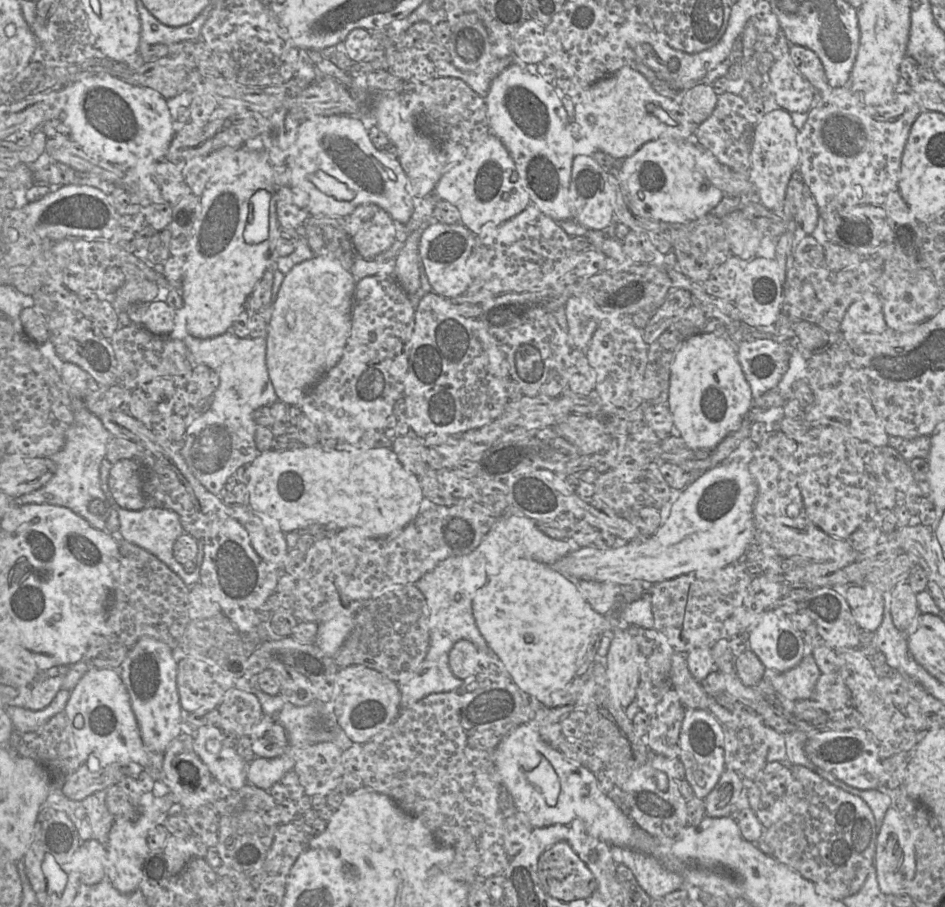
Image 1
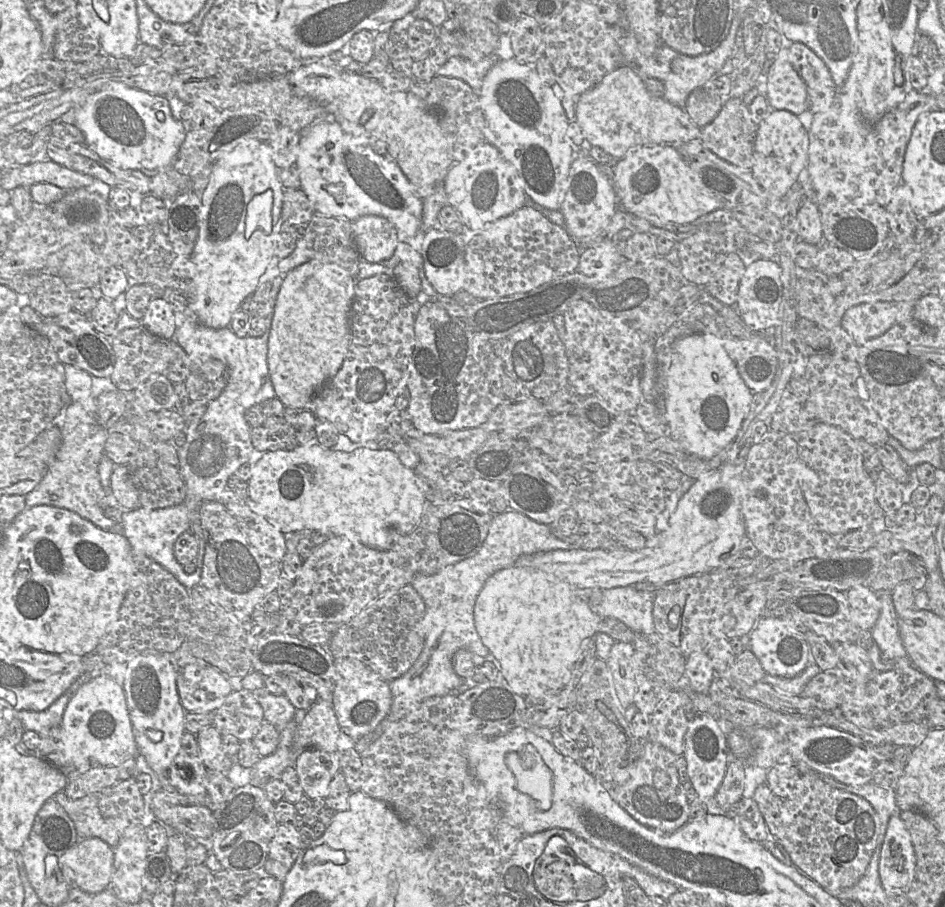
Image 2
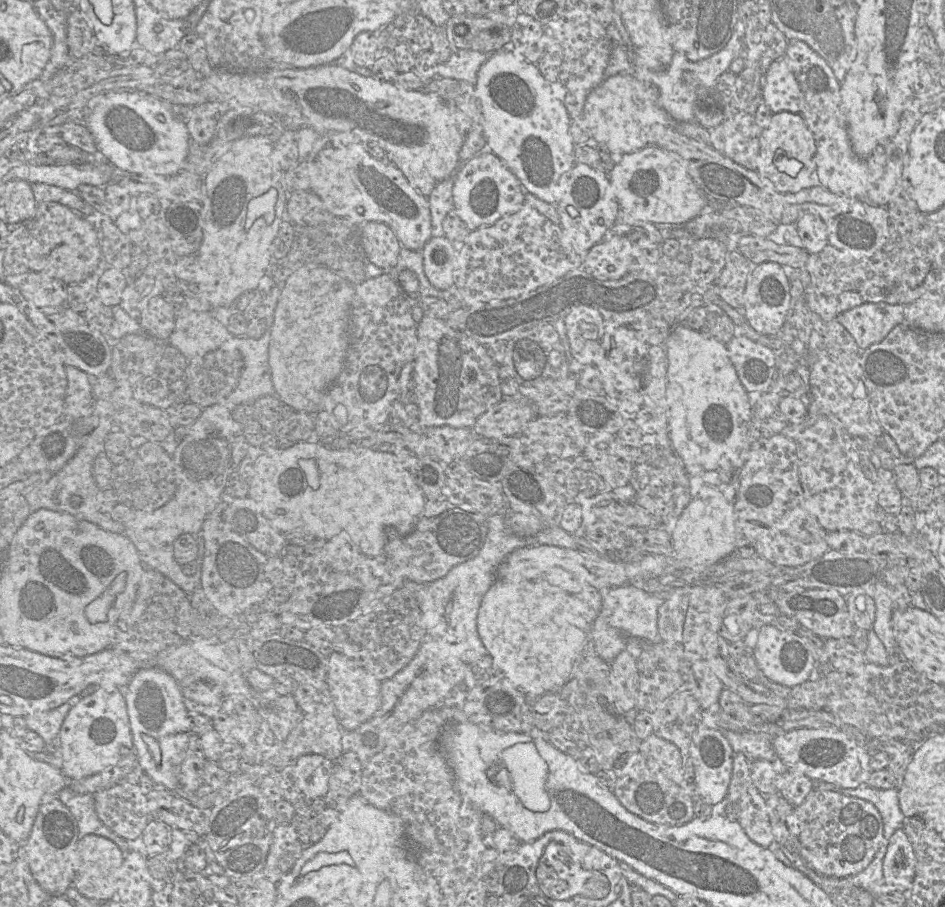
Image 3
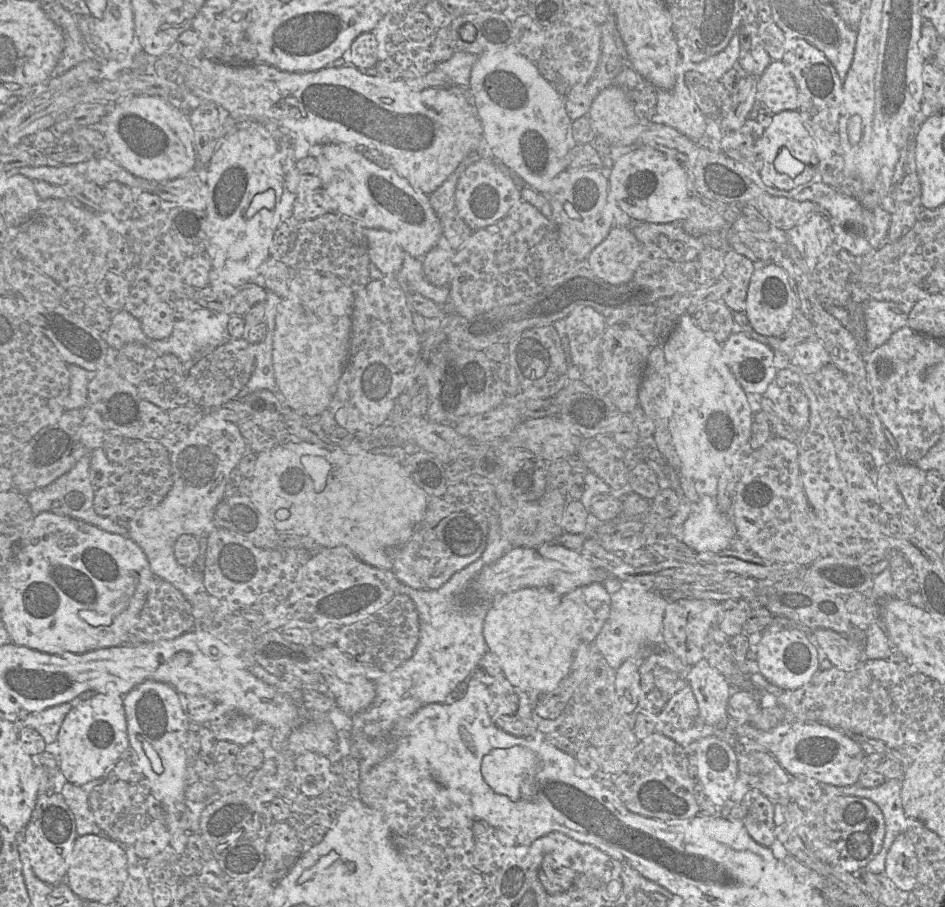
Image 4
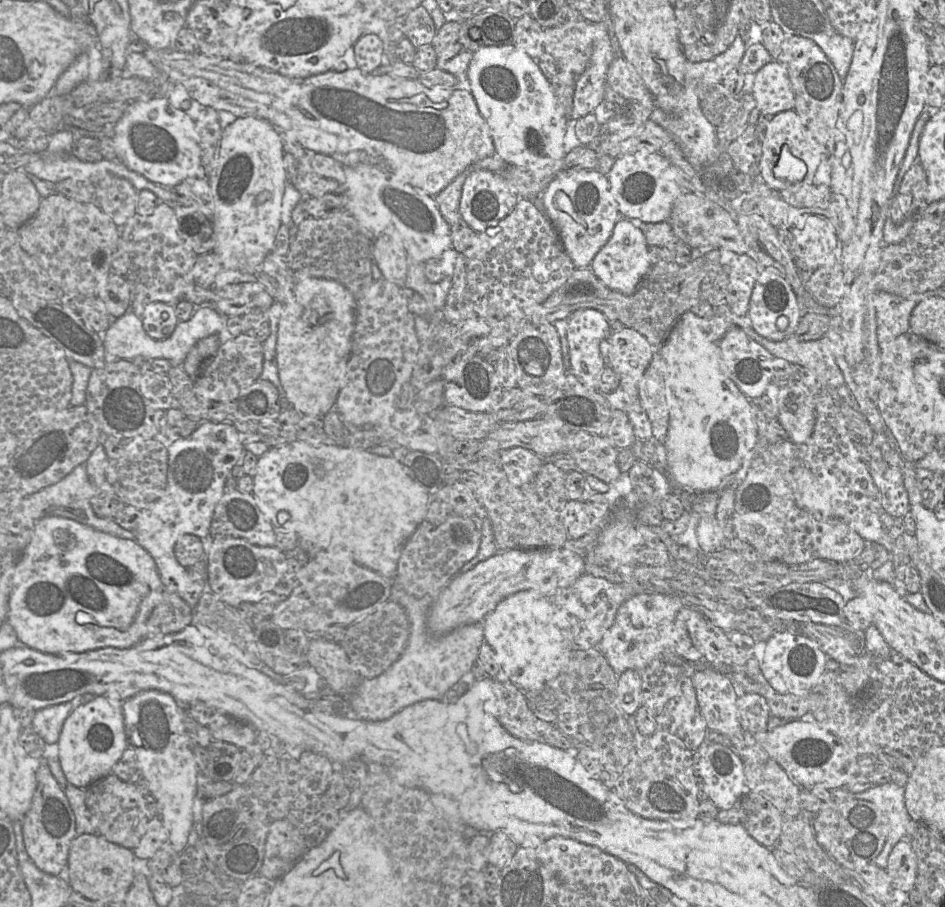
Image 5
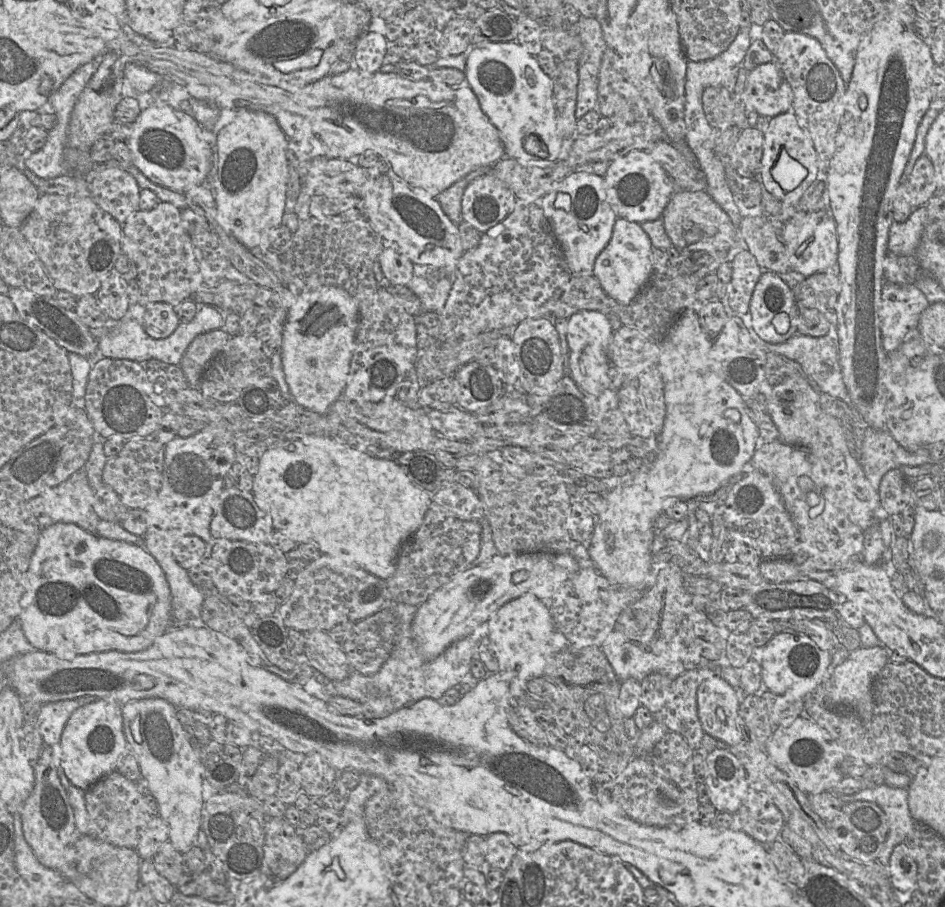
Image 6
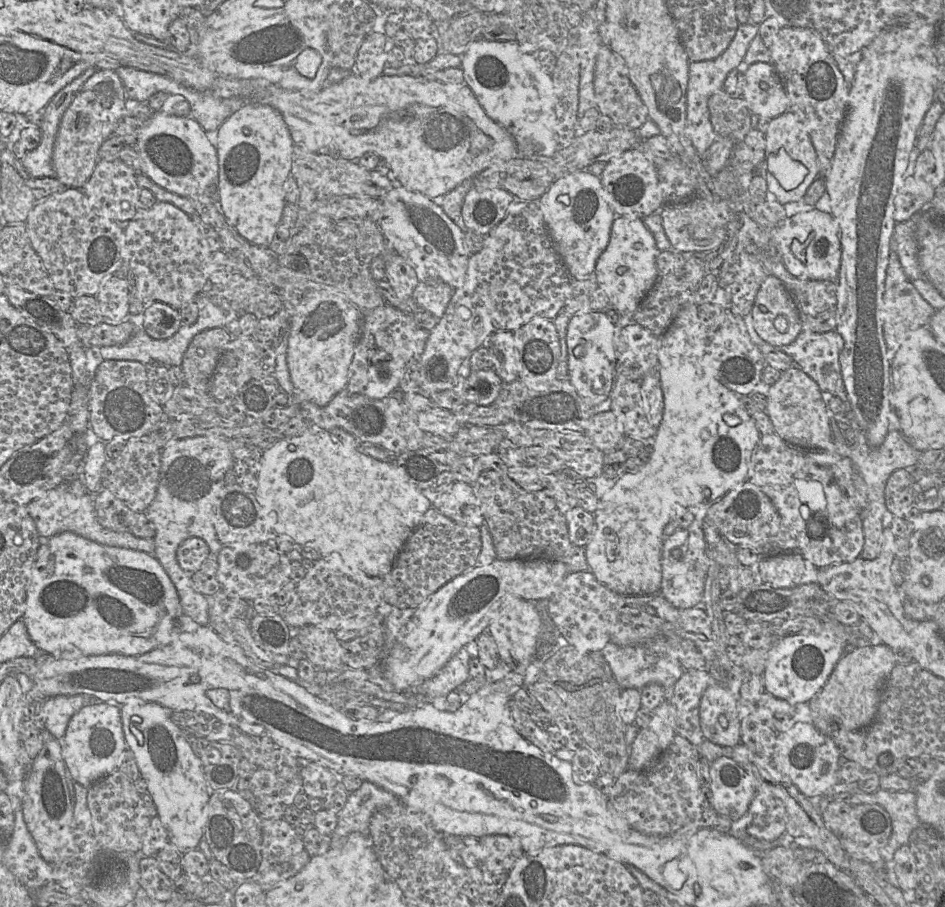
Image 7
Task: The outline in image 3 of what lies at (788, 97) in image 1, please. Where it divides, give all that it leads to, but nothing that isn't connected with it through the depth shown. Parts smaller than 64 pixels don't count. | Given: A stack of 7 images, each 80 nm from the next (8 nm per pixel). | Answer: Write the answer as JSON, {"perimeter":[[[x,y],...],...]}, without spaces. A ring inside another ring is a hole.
{"perimeter":[[[784,57],[774,60],[767,72],[763,74],[760,94],[763,98],[763,102],[769,107],[772,113],[788,111],[791,113],[800,114],[802,110],[801,87],[793,72],[789,69]]]}

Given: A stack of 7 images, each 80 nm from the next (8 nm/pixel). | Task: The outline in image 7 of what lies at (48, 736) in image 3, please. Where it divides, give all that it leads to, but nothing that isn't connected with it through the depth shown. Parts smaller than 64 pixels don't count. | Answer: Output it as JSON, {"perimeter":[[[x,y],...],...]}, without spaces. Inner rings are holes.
{"perimeter":[[[59,695],[48,698],[44,706],[43,729],[57,740],[62,739],[70,719],[83,706],[82,695]]]}

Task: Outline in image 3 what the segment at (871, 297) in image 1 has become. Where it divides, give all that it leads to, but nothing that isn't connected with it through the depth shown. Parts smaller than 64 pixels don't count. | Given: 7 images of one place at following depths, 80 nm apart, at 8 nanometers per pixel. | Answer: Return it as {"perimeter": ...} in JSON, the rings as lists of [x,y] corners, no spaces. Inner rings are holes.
{"perimeter":[[[865,303],[838,315],[835,319],[854,338],[861,350],[881,342],[891,330],[905,322],[907,305]]]}

